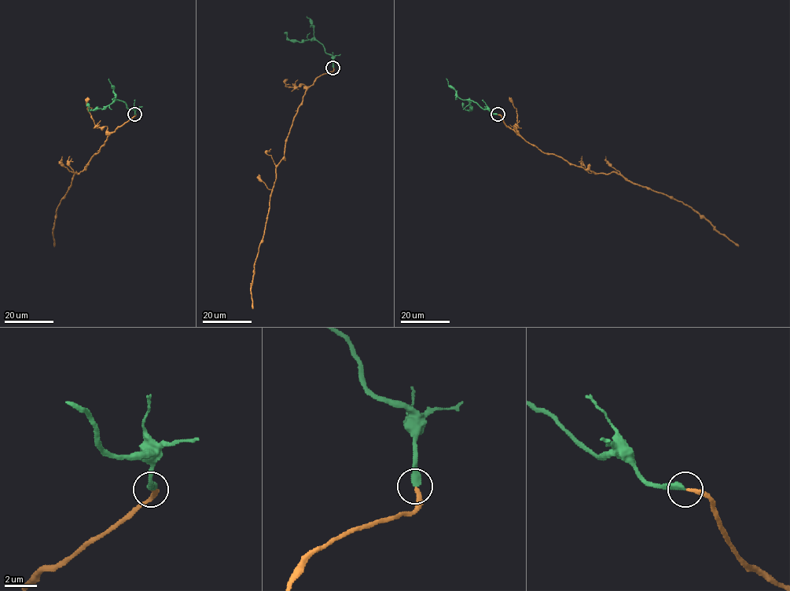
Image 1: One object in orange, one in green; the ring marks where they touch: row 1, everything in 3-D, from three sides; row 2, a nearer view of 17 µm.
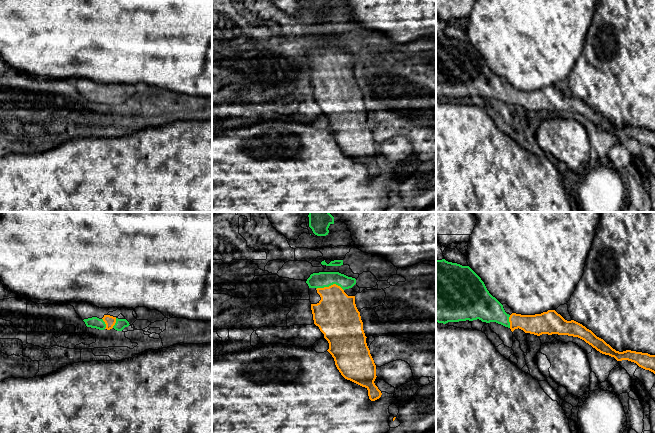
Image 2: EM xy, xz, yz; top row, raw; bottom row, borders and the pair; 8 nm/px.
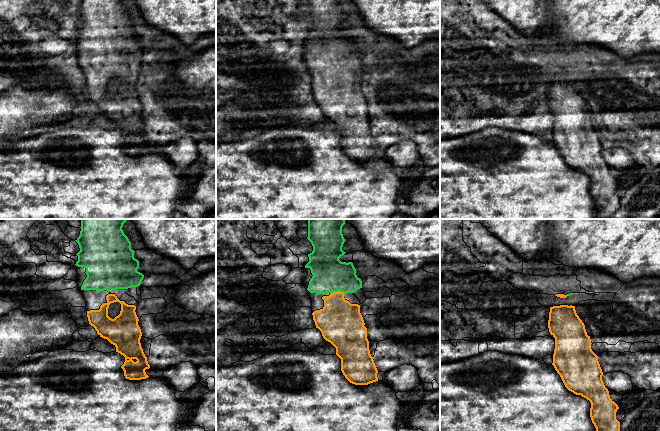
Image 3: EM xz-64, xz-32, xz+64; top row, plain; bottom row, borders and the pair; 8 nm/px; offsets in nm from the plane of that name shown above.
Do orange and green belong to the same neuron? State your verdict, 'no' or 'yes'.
yes

